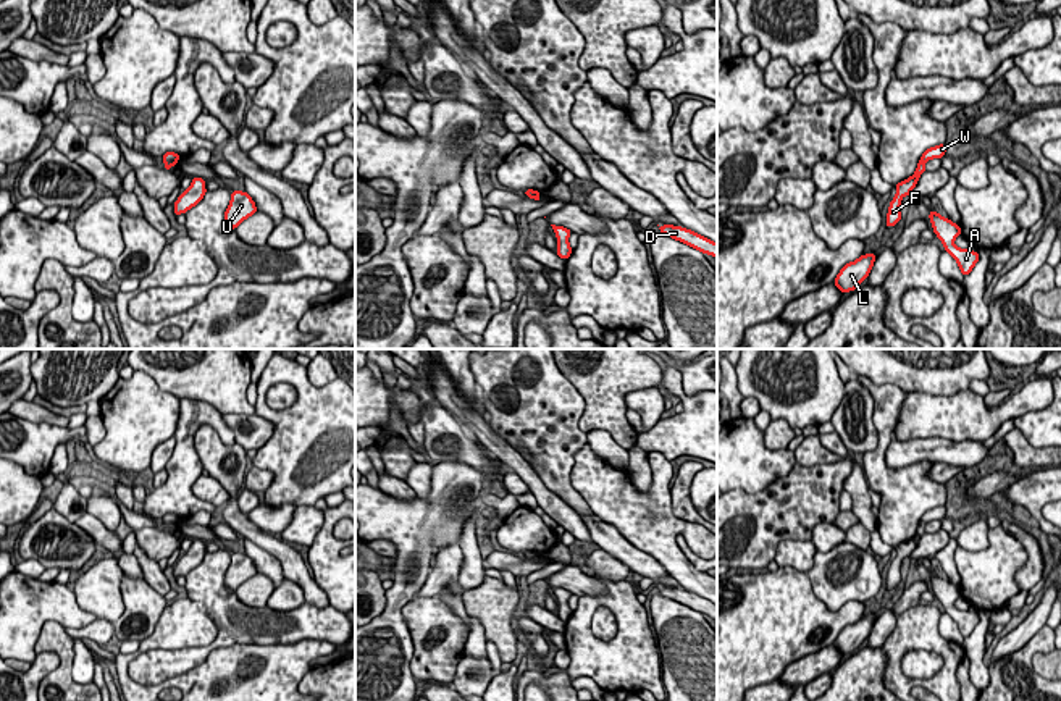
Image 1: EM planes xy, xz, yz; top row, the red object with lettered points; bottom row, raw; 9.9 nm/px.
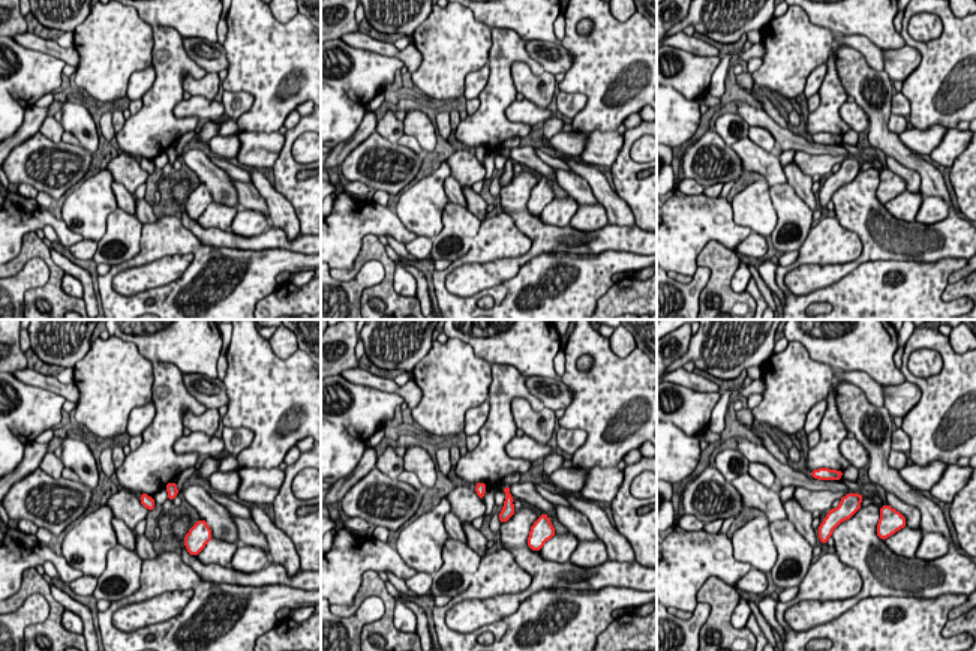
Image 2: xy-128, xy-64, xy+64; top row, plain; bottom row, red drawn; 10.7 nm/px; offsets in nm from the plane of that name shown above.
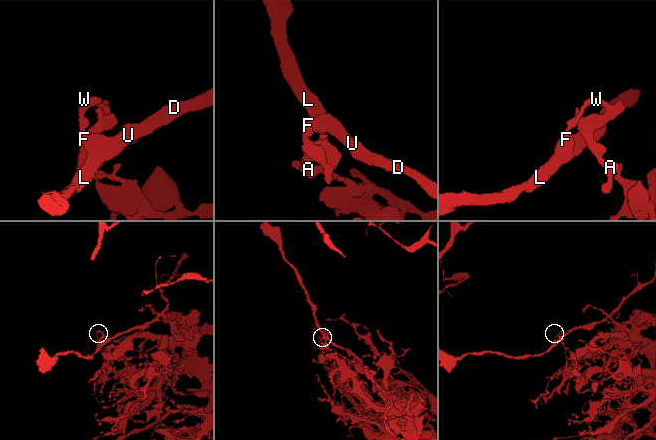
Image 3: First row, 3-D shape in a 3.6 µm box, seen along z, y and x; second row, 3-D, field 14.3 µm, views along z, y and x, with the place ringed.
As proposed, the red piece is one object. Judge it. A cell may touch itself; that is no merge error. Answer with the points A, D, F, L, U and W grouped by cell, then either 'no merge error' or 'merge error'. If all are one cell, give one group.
groups A W / D F L U; merge error

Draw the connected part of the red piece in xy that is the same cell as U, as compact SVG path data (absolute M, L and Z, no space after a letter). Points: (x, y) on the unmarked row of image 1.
M244 552L231 554L231 564L224 573L224 586L231 591L236 591L245 580L257 575L255 564Z

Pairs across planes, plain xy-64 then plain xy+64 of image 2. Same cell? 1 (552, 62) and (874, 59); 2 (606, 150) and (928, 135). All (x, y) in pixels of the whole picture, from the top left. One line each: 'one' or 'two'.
1: two
2: two

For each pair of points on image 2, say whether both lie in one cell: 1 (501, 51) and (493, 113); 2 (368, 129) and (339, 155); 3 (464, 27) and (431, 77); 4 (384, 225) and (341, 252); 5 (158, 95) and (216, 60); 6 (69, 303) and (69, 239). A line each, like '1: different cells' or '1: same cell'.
1: same cell
2: same cell
3: same cell
4: same cell
5: different cells
6: different cells

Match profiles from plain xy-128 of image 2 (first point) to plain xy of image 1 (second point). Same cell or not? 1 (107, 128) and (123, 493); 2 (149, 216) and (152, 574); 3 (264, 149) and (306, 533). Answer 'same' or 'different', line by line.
1: same
2: same
3: same

